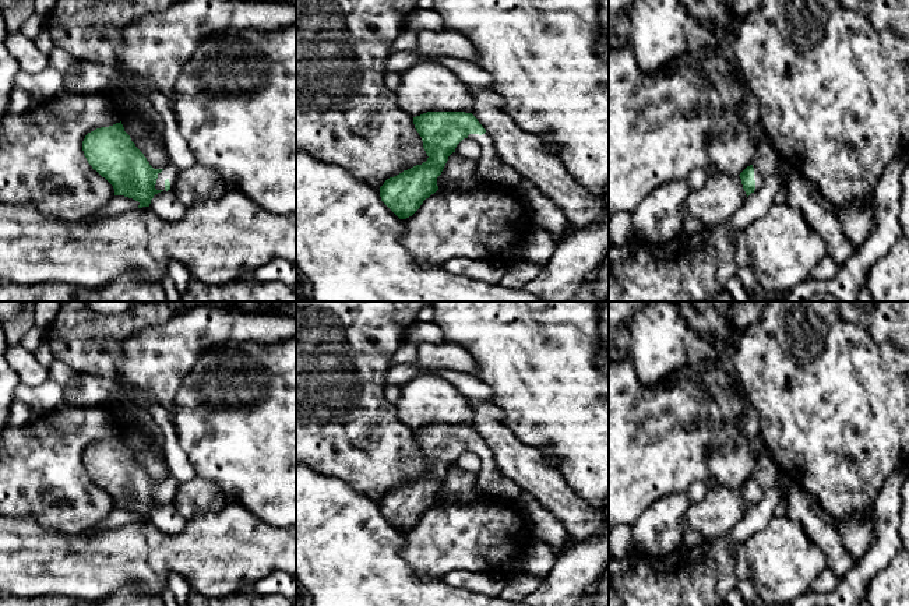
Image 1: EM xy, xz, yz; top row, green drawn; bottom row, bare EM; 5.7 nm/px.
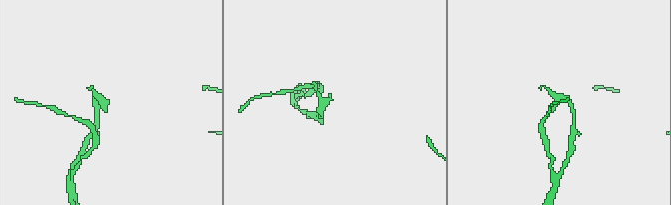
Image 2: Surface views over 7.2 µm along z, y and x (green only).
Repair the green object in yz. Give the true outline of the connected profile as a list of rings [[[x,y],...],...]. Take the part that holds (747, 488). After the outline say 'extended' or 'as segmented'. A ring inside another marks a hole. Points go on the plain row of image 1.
[[[753,478],[747,479],[739,489],[747,510],[758,503],[764,494],[764,486]]]; extended

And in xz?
[[[427,424],[413,430],[413,437],[422,450],[427,473],[387,492],[380,500],[381,514],[399,532],[412,529],[438,503],[437,490],[464,451],[479,457],[478,482],[485,492],[512,503],[521,494],[522,490],[501,472],[490,447],[472,426]]]; extended

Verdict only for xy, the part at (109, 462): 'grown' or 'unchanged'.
grown

